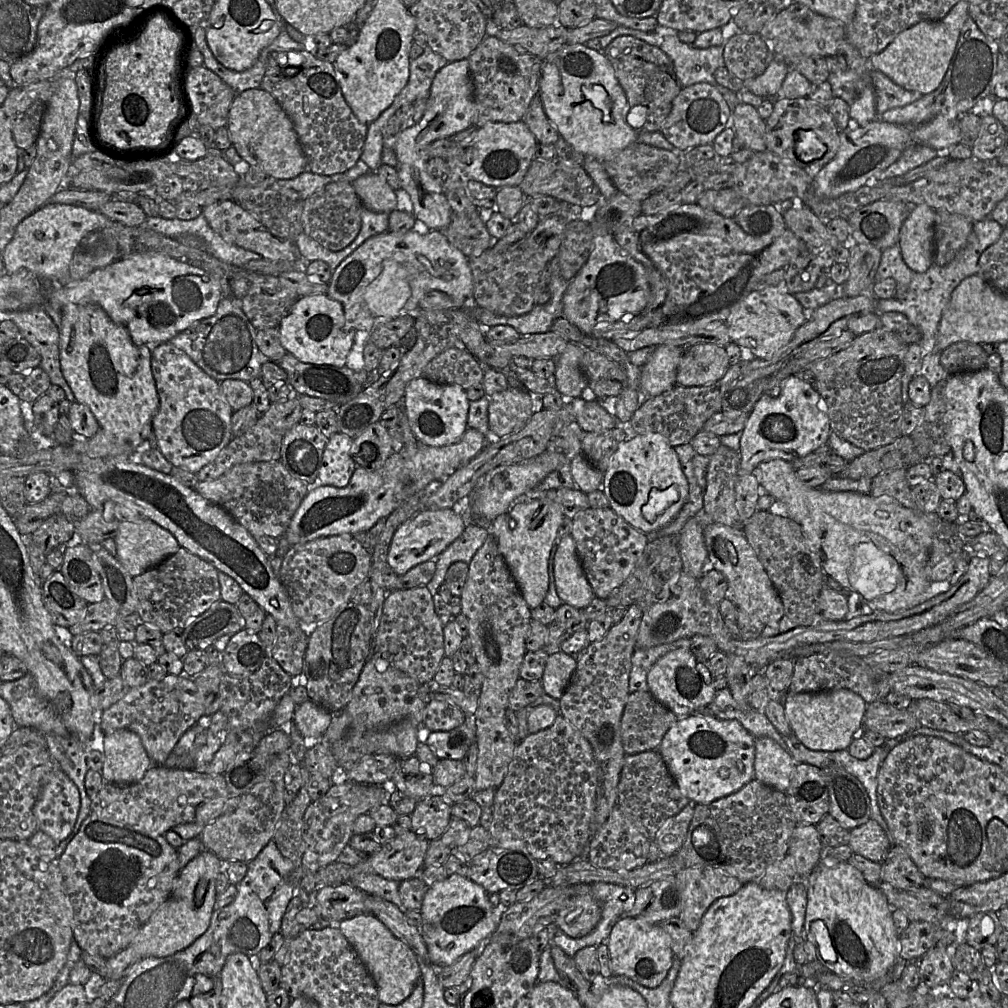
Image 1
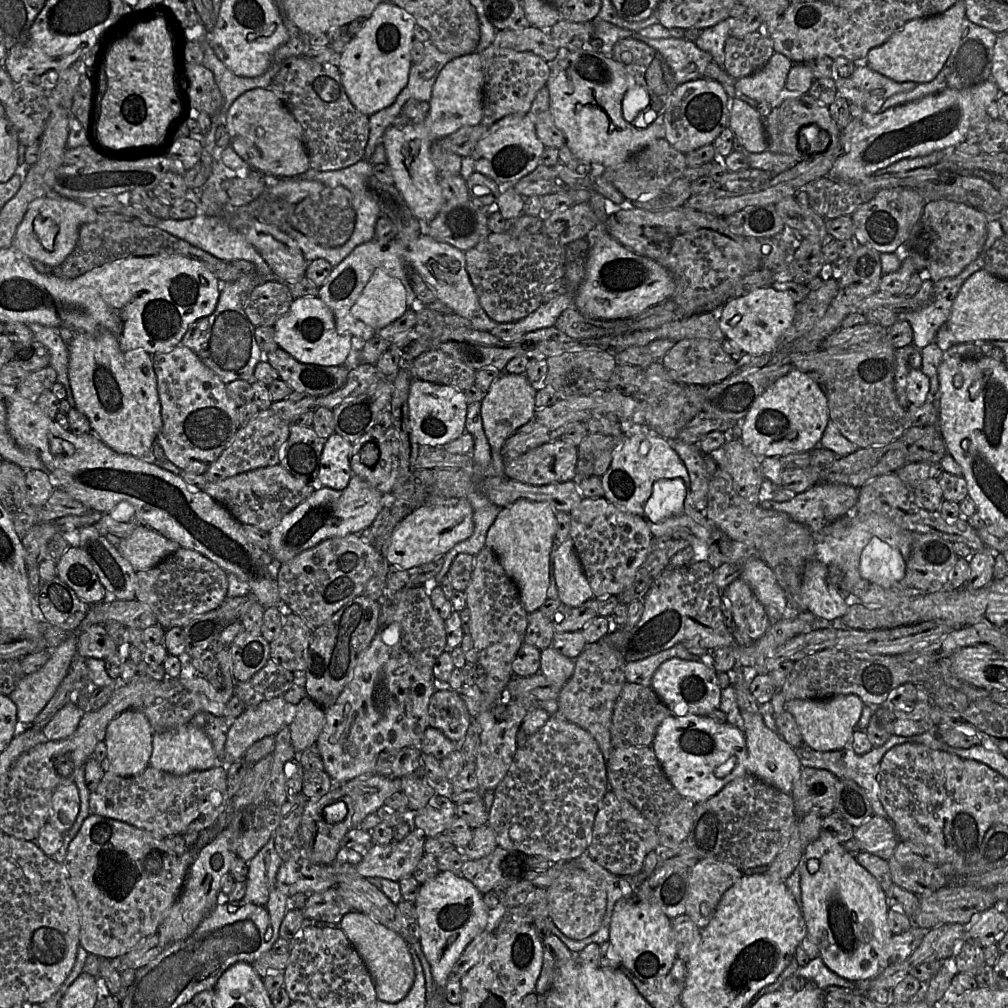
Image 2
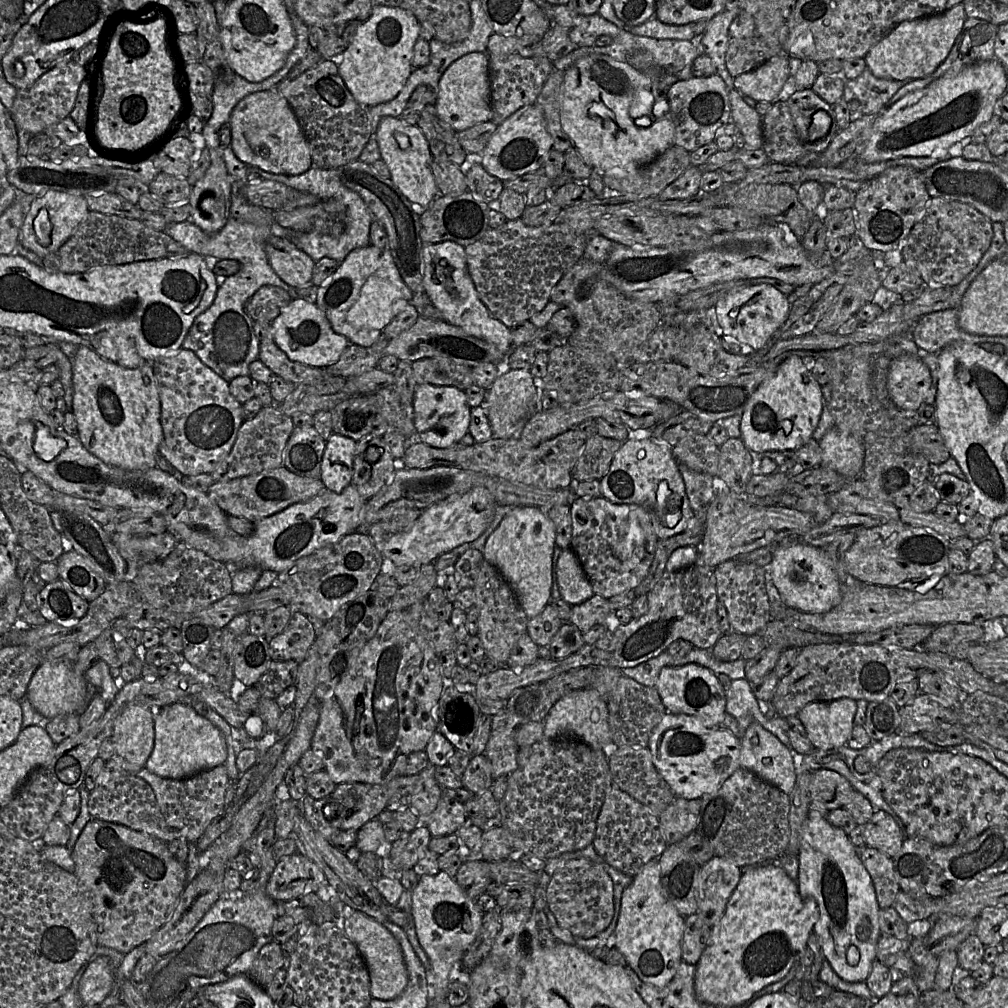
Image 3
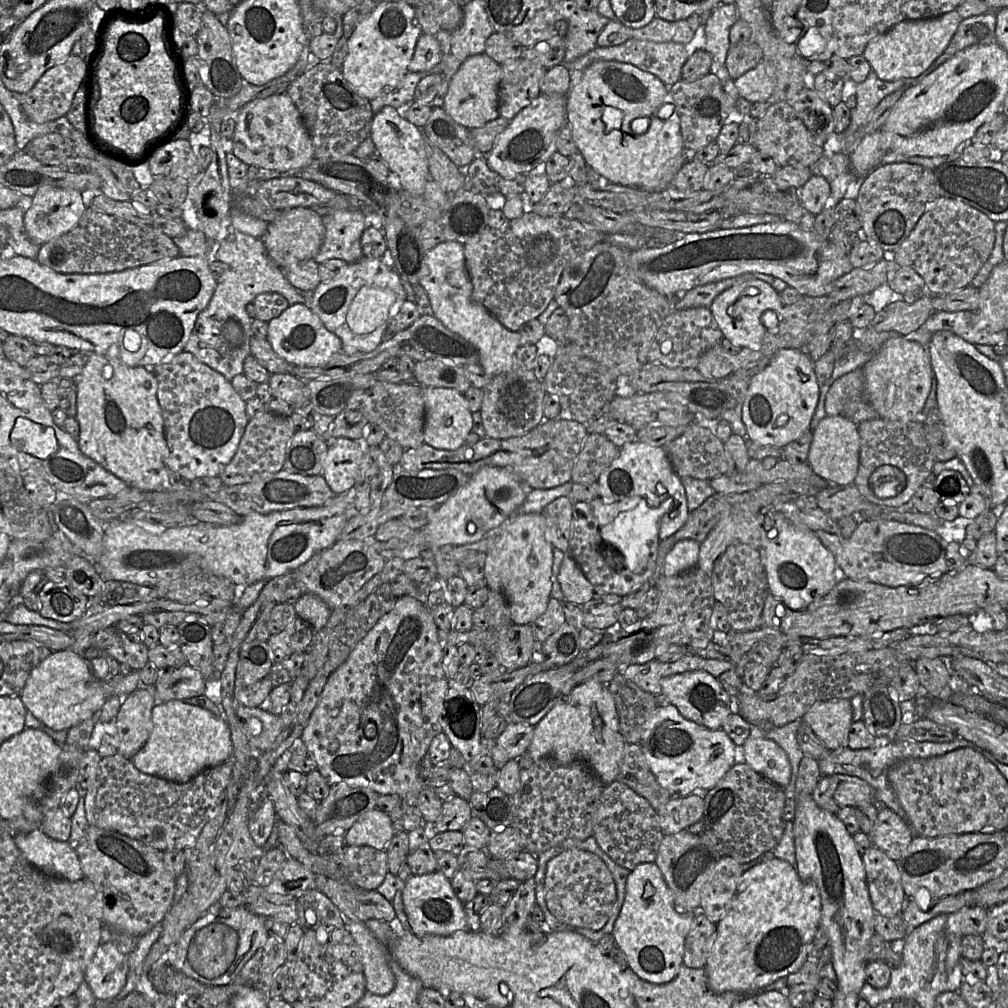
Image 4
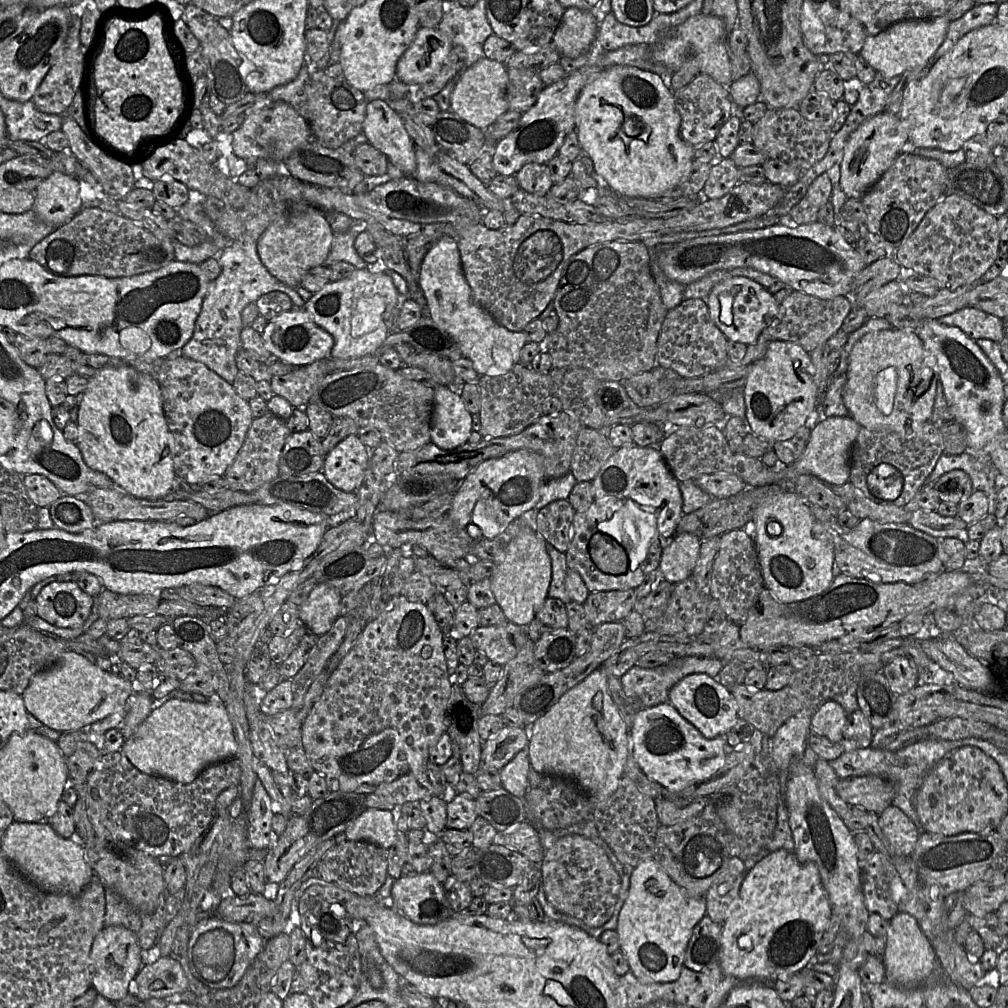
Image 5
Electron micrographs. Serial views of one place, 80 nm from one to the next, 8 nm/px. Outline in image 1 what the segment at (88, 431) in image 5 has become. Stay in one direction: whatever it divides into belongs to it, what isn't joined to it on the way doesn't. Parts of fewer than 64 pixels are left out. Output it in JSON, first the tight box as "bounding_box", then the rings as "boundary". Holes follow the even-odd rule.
{"bounding_box":[59,304,159,448],"boundary":[[[68,304],[63,307],[59,332],[61,370],[75,401],[90,409],[101,430],[128,440],[133,448],[140,446],[142,441],[147,439],[152,419],[159,408],[159,398],[151,369],[152,350],[147,345],[136,346],[127,329],[112,321],[97,304]]]}

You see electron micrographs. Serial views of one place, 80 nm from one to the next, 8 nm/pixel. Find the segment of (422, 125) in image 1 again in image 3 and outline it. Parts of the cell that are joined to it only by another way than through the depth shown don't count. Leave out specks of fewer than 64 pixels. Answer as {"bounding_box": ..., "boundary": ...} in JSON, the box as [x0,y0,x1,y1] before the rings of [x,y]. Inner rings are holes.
{"bounding_box":[376,52,492,209],"boundary":[[[481,52],[466,54],[453,62],[439,81],[436,109],[439,118],[456,132],[466,130],[479,123],[492,121],[489,56]],[[386,116],[379,123],[376,138],[381,160],[389,168],[390,179],[417,209],[427,209],[439,193],[432,173],[433,157],[420,128],[399,117]]]}

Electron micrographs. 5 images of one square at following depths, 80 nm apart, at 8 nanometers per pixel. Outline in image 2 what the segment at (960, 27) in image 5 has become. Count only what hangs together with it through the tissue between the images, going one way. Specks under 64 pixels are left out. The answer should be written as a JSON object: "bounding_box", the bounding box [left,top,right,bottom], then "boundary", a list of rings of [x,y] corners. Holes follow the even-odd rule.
{"bounding_box":[881,18,996,112],"boundary":[[[966,18],[962,25],[960,38],[954,45],[945,65],[938,75],[930,82],[917,84],[914,89],[908,92],[901,92],[892,95],[883,104],[881,112],[894,106],[919,100],[927,95],[940,93],[949,88],[965,89],[990,80],[996,39],[996,33],[975,24]]]}

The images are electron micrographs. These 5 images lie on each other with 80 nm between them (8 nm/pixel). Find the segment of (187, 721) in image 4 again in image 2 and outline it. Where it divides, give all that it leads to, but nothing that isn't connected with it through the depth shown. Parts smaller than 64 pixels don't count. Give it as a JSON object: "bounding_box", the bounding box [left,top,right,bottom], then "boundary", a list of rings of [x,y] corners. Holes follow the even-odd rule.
{"bounding_box":[149,723,219,775],"boundary":[[[191,723],[177,729],[154,733],[152,739],[152,753],[149,766],[171,773],[173,775],[186,775],[193,771],[204,771],[219,765],[212,743],[200,728]]]}

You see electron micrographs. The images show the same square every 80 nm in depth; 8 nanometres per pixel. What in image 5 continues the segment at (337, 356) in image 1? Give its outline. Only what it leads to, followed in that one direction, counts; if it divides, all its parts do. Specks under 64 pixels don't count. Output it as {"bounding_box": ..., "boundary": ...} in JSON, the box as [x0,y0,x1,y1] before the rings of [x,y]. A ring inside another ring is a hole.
{"bounding_box":[261,308,334,366],"boundary":[[[293,308],[268,321],[261,334],[265,348],[279,361],[304,366],[330,357],[334,346],[331,334],[318,326],[303,308]]]}

